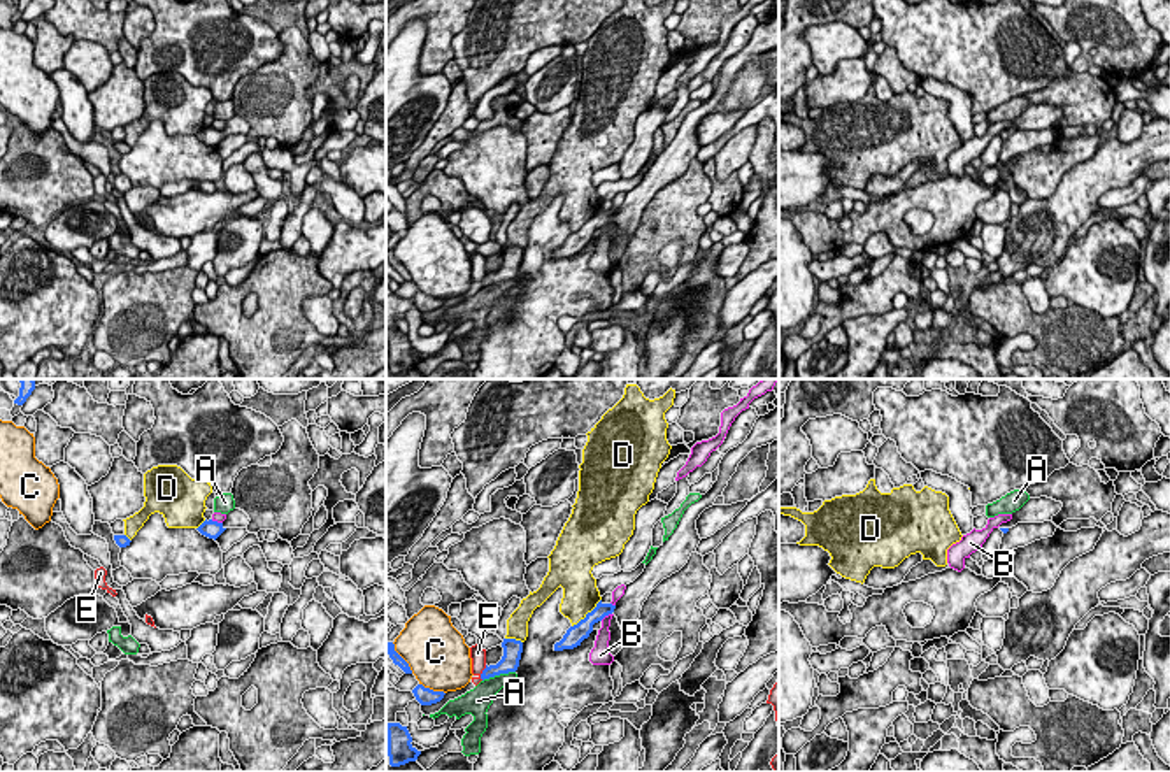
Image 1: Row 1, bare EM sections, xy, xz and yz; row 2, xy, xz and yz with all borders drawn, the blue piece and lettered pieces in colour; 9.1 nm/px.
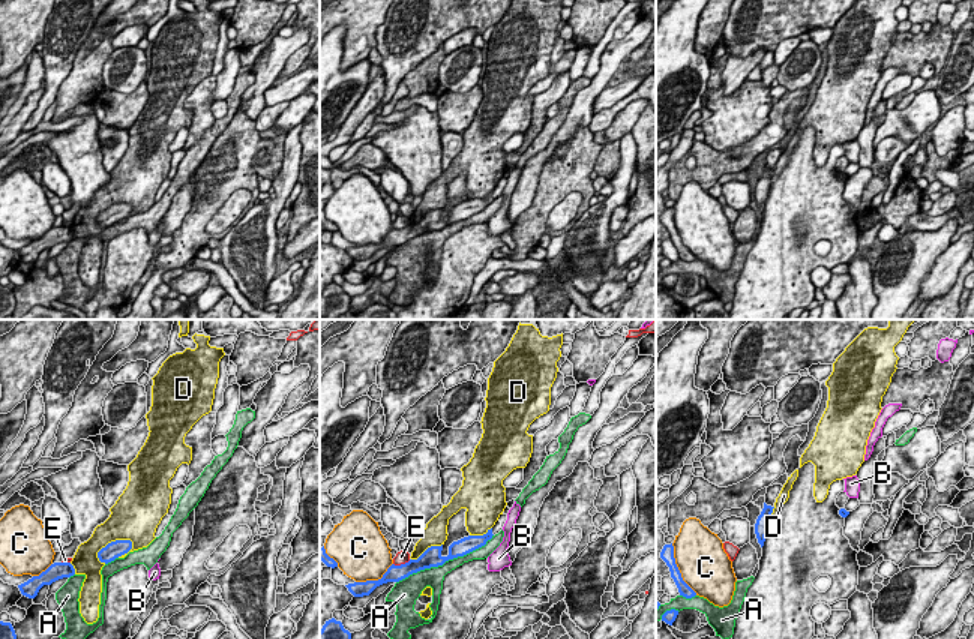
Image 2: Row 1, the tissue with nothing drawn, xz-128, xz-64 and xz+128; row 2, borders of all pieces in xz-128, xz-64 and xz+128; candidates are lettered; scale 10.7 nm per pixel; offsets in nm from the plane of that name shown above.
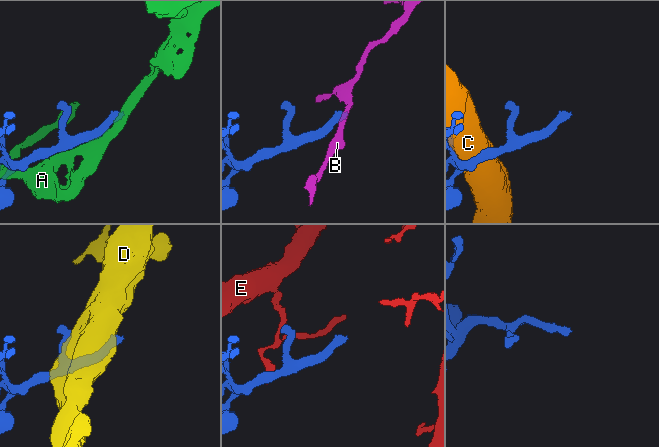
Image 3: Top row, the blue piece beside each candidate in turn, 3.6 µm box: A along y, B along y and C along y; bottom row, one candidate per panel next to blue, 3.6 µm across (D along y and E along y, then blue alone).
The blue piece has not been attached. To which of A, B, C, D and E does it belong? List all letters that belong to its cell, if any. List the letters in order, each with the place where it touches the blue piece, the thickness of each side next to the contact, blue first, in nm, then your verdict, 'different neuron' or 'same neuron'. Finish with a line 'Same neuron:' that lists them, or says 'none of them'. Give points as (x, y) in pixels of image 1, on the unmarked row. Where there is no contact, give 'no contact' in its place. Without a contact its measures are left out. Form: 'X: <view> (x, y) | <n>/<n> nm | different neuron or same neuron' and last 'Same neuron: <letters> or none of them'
A: xz (499, 281) | 170/200 nm | different neuron
B: xz (606, 221) | 160/130 nm | different neuron
C: xz (432, 297) | 160/480 nm | different neuron
D: xz (586, 221) | 170/320 nm | different neuron
E: xz (483, 279) | 160/140 nm | different neuron
Same neuron: none of them

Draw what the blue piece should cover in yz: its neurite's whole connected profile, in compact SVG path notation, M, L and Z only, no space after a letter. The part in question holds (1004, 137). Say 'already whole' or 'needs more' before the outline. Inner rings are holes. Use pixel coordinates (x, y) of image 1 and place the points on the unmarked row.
needs more | M1047 104L1030 105L1019 118L1012 119L1012 126L1000 132L1000 137L1007 140L1017 130L1044 130L1051 128L1063 111Z

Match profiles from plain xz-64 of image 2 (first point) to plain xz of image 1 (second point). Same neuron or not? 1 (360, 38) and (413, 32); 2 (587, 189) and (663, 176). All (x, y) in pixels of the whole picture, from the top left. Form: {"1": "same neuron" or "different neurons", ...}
{"1": "different neurons", "2": "different neurons"}

